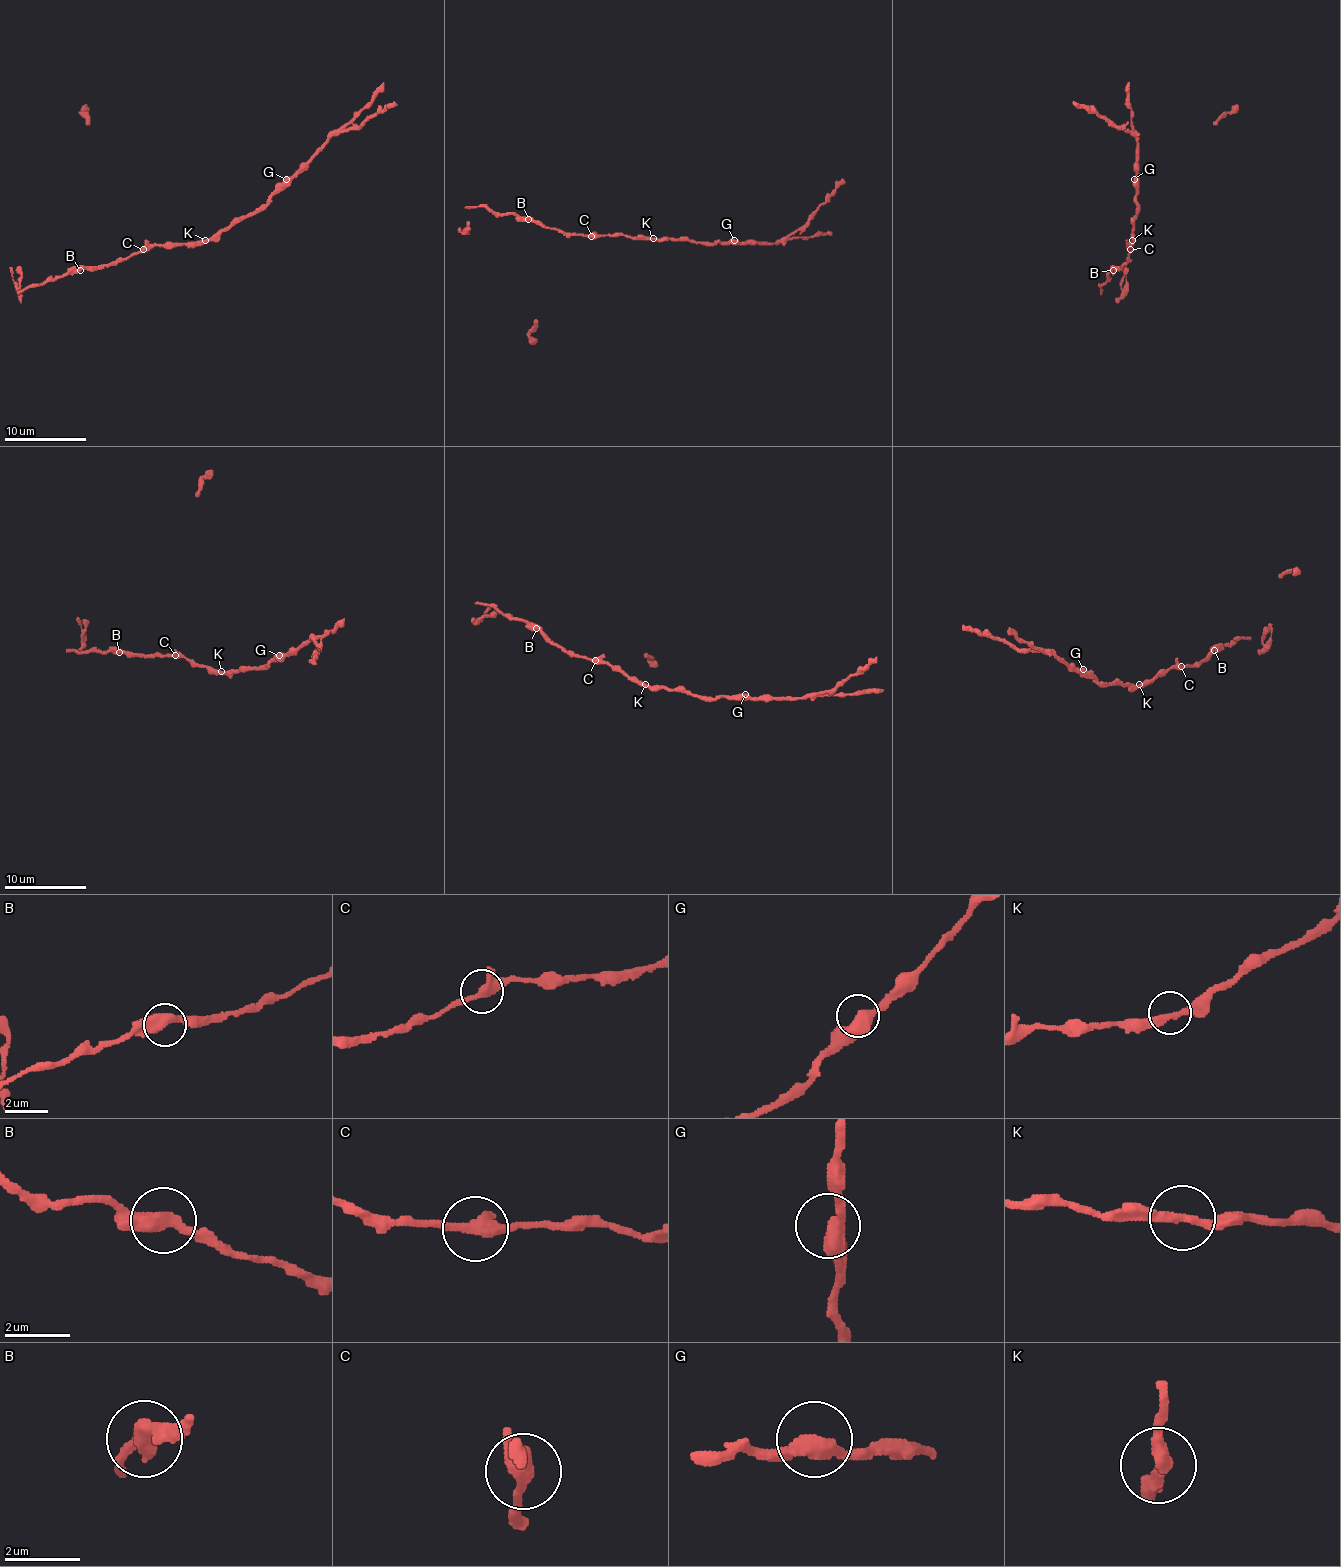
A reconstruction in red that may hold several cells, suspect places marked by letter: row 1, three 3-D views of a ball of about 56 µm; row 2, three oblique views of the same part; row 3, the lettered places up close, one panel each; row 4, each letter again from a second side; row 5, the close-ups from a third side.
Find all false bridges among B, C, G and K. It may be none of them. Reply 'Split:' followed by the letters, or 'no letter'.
Split: no letter

